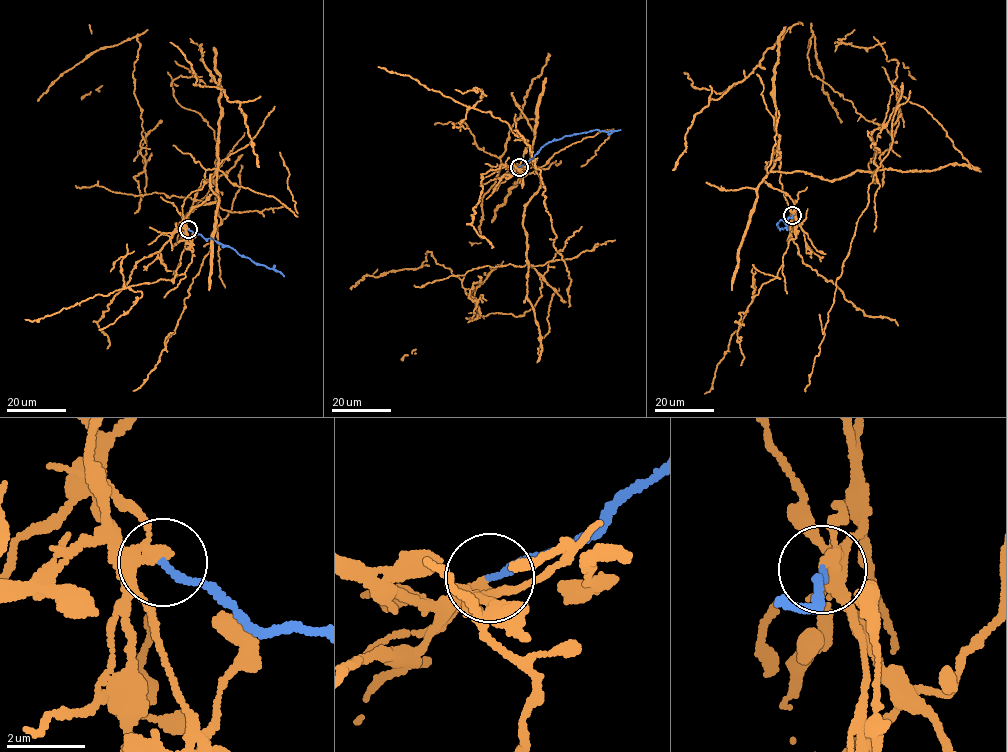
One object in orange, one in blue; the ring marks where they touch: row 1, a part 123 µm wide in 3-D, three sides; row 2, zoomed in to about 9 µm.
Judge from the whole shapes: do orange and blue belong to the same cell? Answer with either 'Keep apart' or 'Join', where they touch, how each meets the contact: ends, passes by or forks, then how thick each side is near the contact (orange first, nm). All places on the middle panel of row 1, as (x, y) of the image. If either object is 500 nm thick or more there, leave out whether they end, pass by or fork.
Keep apart. Place: (519, 167). At the ring orange passes by. At the ring blue ends. Thickness 240 nm (orange) against 180 nm

